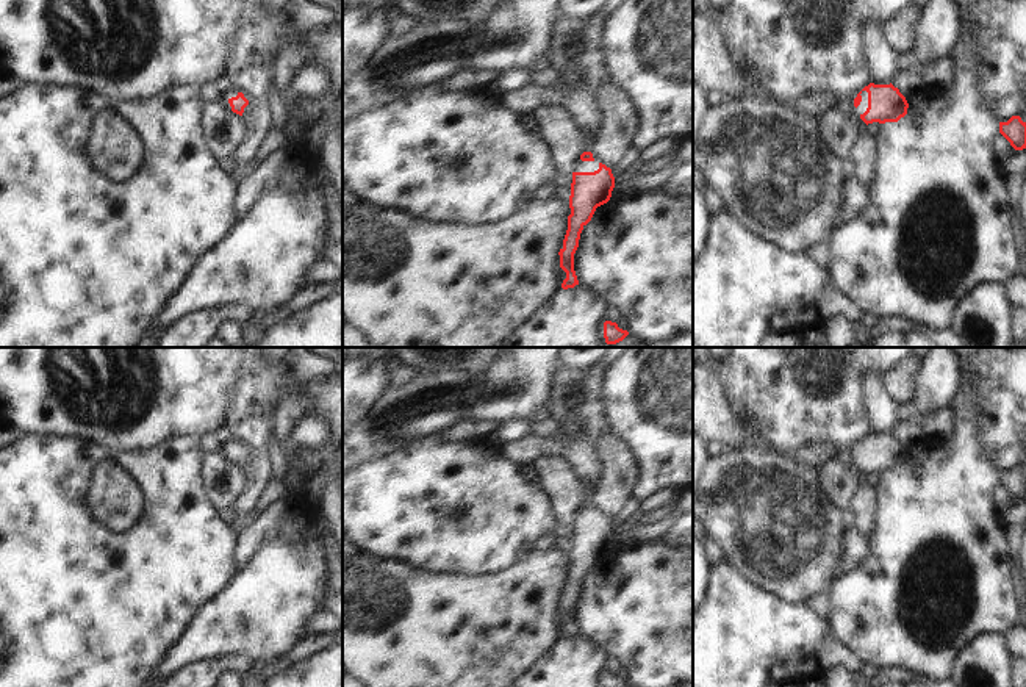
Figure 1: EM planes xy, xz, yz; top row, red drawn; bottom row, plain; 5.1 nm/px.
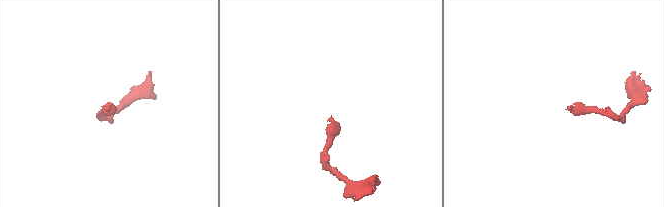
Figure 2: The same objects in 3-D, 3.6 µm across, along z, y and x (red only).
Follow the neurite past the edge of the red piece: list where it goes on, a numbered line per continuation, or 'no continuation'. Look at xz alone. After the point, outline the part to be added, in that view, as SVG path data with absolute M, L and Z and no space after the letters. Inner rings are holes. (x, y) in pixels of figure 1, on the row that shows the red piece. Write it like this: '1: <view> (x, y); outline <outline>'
1: xz (581, 166); outline M579 160L574 166L574 172L594 172L599 169L597 161L582 161Z

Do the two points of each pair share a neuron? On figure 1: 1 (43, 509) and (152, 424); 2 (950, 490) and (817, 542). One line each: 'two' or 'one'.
1: two
2: two

